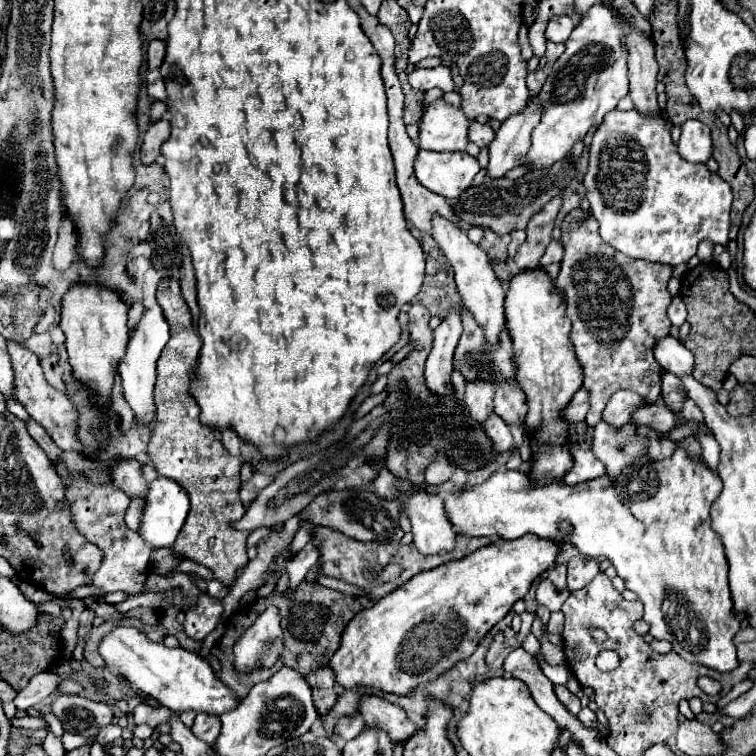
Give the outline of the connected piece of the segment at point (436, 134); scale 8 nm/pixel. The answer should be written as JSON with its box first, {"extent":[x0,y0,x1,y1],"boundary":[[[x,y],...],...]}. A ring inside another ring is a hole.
{"extent":[419,99,469,151],"boundary":[[[443,99],[433,101],[419,123],[419,149],[465,151],[469,121],[461,109]]]}

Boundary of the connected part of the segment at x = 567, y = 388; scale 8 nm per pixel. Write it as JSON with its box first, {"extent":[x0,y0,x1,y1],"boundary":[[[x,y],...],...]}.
{"extent":[505,267,583,485],"boundary":[[[539,267],[539,271],[519,271],[511,281],[507,283],[507,297],[505,297],[505,321],[507,329],[513,341],[513,363],[517,367],[517,383],[521,385],[525,399],[527,399],[527,415],[523,417],[523,429],[531,433],[531,469],[529,477],[533,479],[533,485],[545,485],[551,481],[563,481],[563,475],[571,469],[571,453],[569,447],[573,445],[571,425],[563,417],[563,409],[569,405],[569,399],[573,399],[575,391],[581,389],[583,381],[583,369],[579,367],[579,361],[575,359],[575,349],[569,341],[571,321],[565,315],[565,299],[561,291],[555,289],[549,273]]]}

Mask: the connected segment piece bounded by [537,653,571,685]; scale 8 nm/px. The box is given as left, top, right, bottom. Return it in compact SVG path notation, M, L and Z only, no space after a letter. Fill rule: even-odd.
M539 653L537 655L537 660L541 662L541 670L544 675L554 684L554 685L566 685L570 677L570 671L564 665L551 666L544 662L543 654Z

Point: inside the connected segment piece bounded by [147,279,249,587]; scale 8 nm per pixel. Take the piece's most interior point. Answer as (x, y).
(182, 448)

